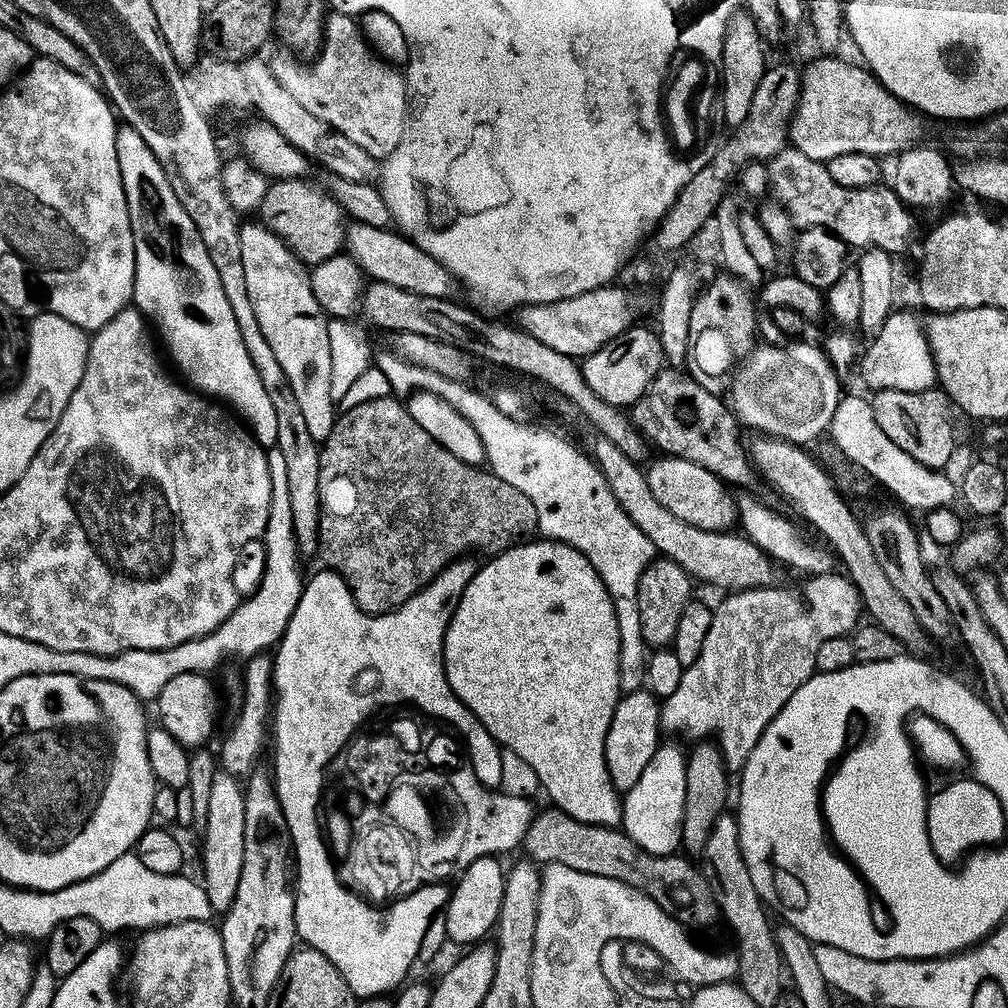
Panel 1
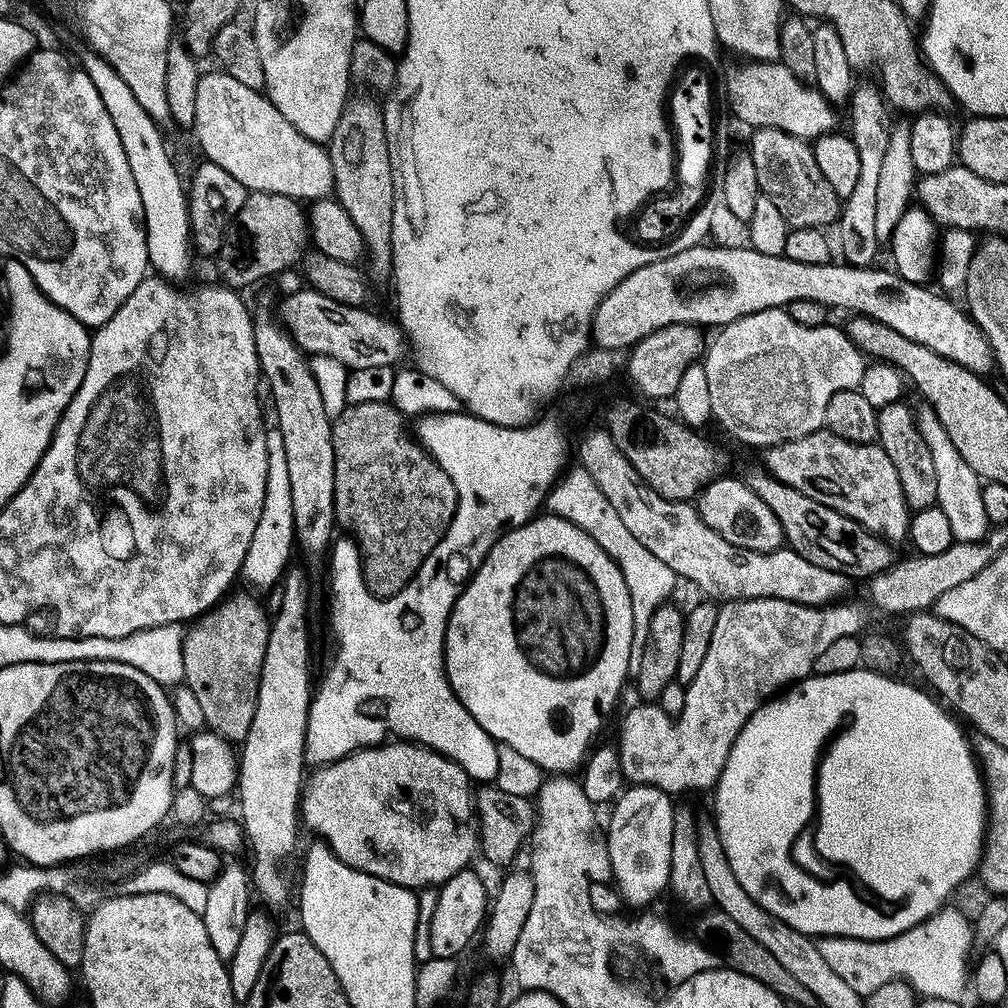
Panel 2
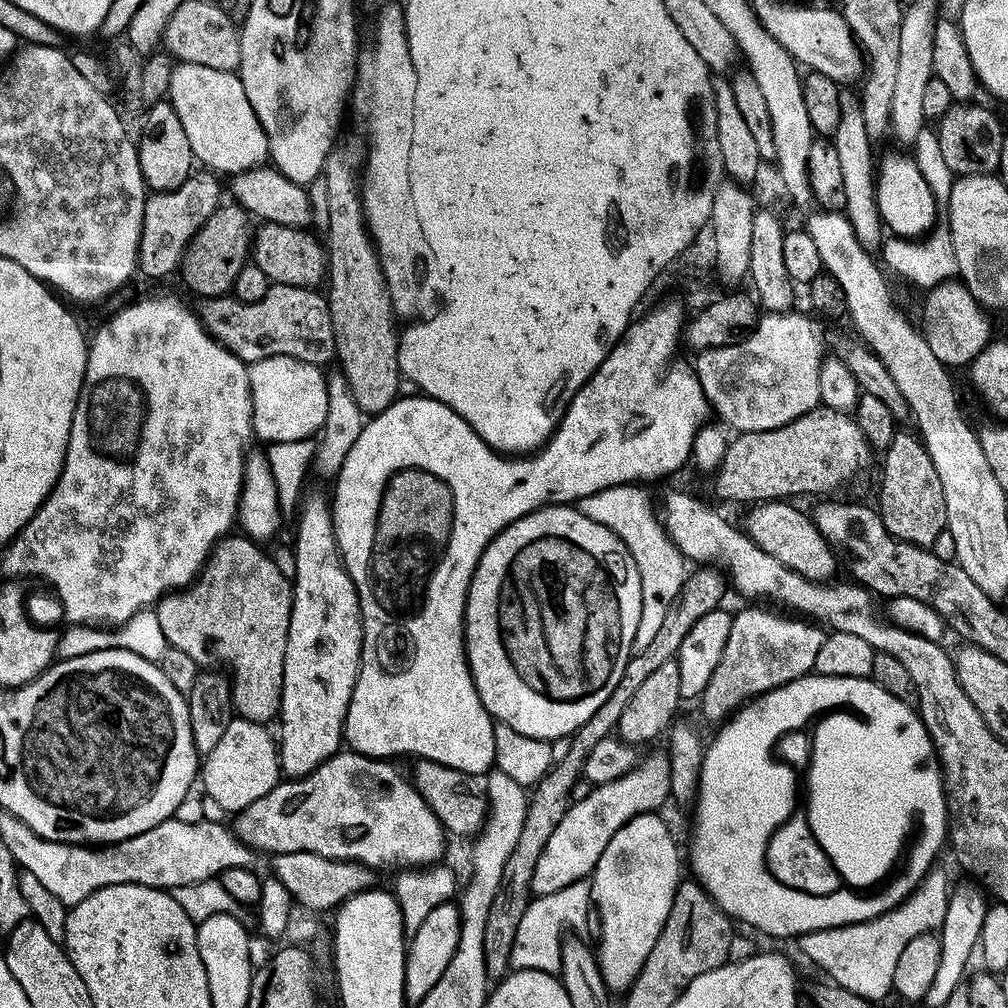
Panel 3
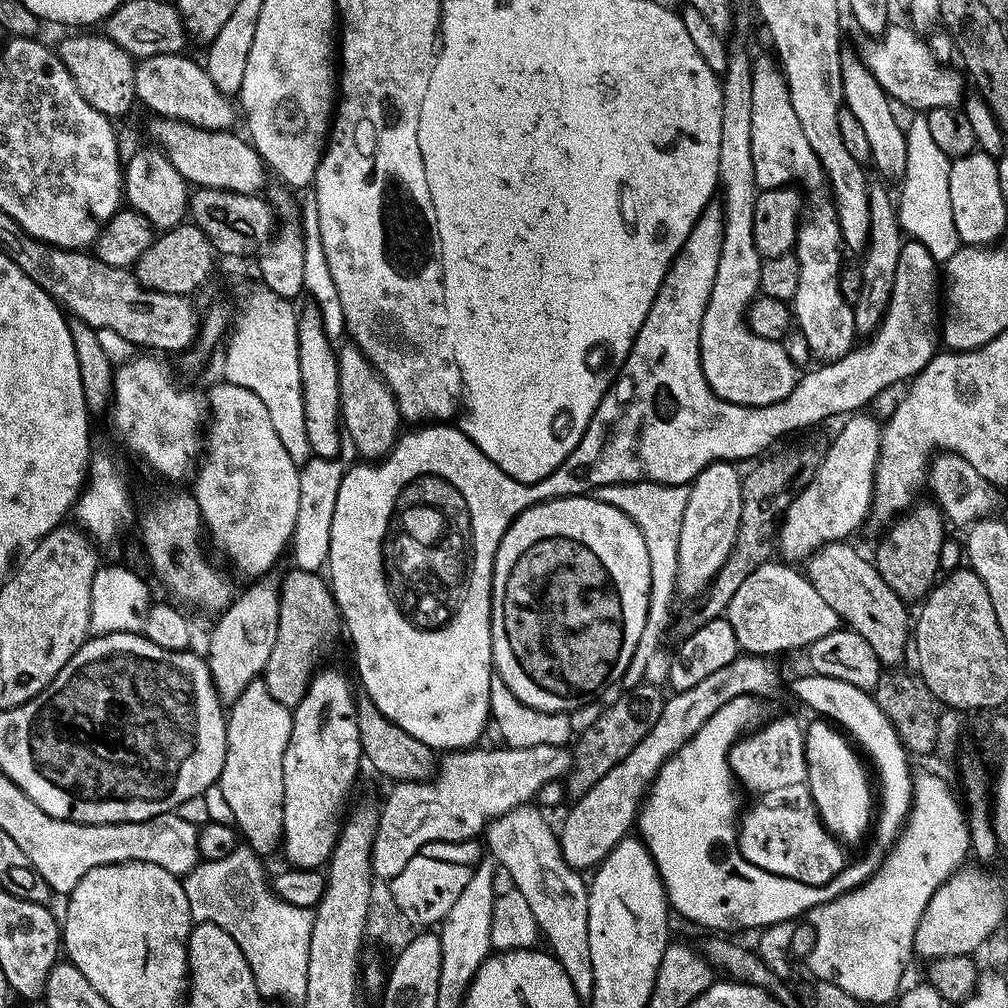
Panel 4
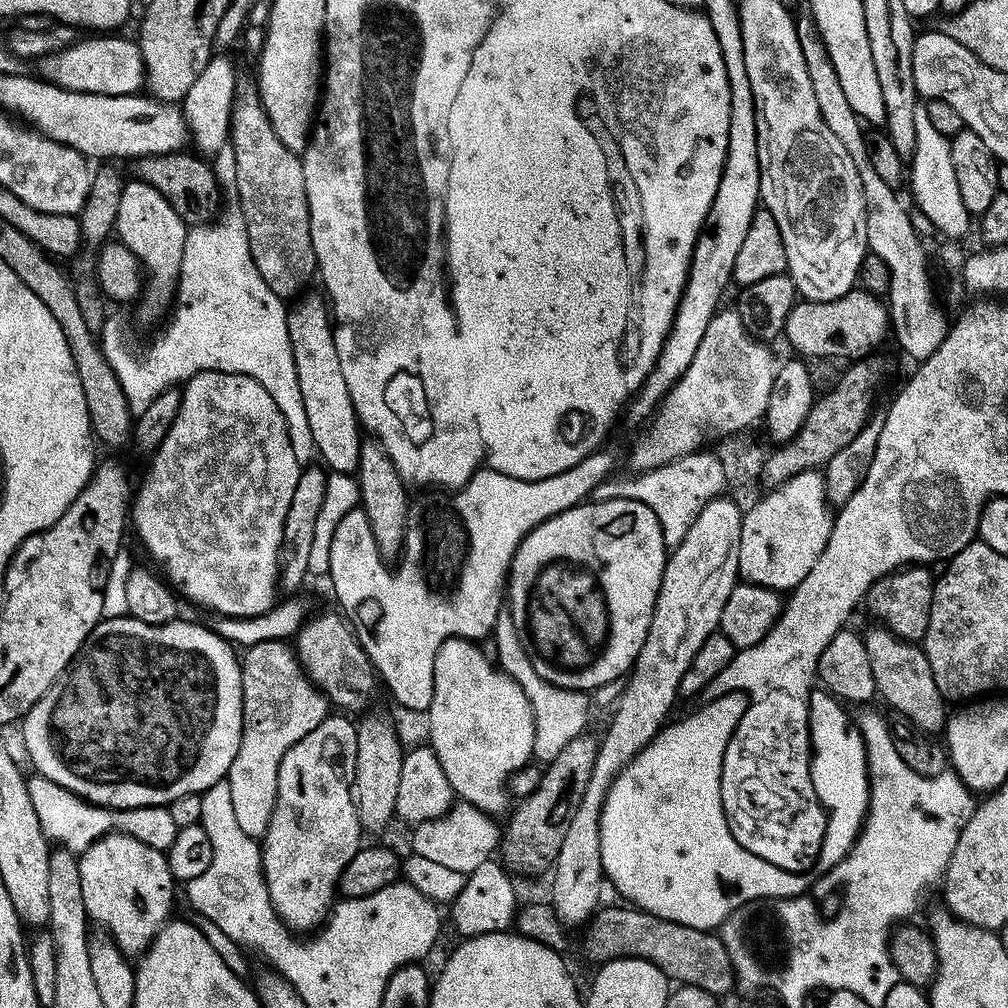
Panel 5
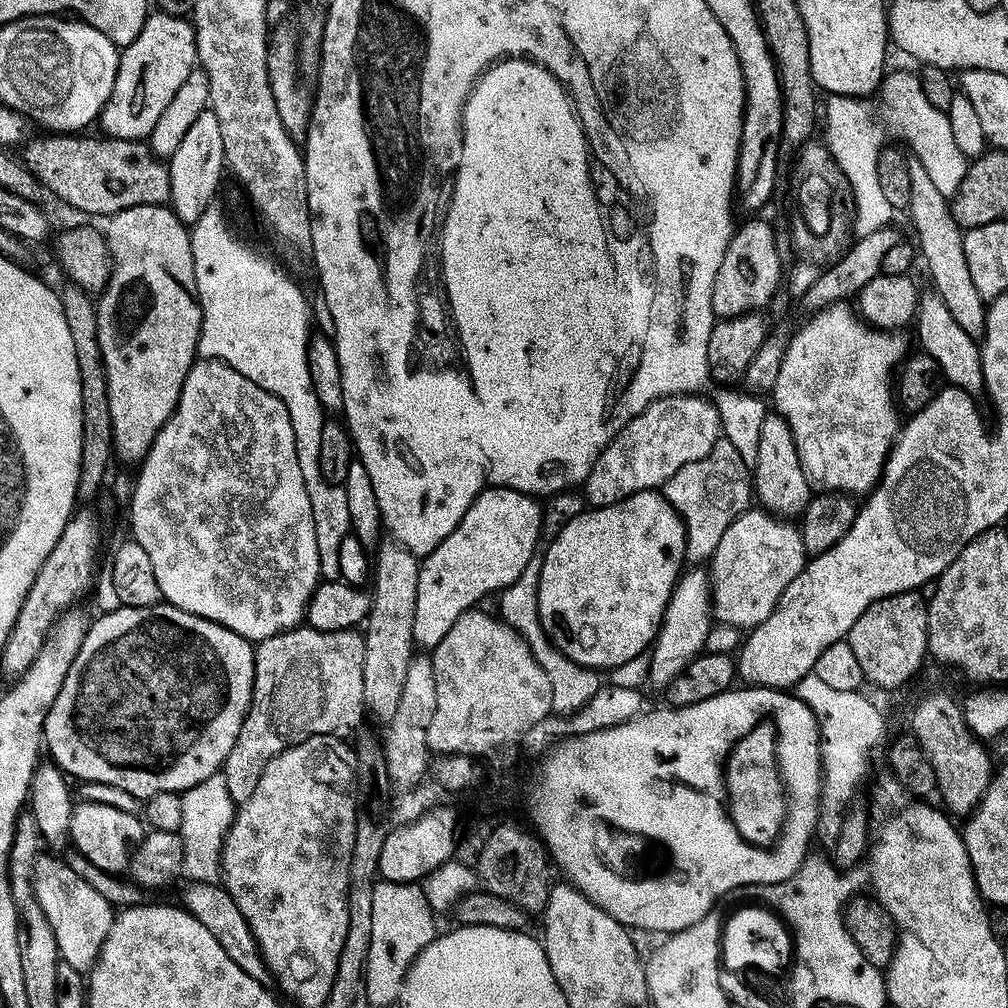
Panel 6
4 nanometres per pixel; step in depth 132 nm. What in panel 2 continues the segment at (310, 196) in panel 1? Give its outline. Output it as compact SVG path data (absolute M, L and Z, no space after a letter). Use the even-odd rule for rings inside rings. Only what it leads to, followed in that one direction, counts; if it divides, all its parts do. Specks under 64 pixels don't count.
M249 192L245 205L234 217L234 223L236 237L221 245L214 260L220 271L219 279L233 290L245 290L267 276L276 278L282 271L295 269L309 251L308 217L301 201L290 196Z

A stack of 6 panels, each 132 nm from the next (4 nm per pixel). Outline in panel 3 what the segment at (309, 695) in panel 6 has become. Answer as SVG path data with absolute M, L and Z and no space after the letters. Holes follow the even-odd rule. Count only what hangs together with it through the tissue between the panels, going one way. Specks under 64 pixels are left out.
M232 718L227 723L226 732L203 761L202 784L204 780L203 791L212 804L222 806L225 814L235 814L250 806L250 802L258 802L258 798L279 784L282 769L277 741L265 725L239 718Z

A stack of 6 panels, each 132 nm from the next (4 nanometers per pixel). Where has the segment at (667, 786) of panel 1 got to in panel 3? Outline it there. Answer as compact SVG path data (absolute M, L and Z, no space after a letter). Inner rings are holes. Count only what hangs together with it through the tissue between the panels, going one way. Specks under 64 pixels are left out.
M655 811L644 812L640 816L630 818L610 838L596 868L591 872L591 903L594 905L595 915L596 912L600 915L600 973L613 993L623 993L632 985L638 978L650 950L654 950L654 942L658 942L658 934L662 934L662 926L666 926L666 918L670 918L670 906L674 906L674 894L682 879L680 860L682 864L681 849L680 852L676 849L676 840L672 837L667 822Z

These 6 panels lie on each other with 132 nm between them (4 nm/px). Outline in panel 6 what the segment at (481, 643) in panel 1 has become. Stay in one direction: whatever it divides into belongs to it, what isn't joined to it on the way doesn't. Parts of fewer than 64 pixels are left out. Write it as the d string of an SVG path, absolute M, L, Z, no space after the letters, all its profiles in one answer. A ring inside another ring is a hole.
M660 490L635 492L616 504L587 511L566 521L544 556L542 552L538 614L546 634L575 664L597 670L620 668L635 656L643 657L660 631L664 611L686 564L684 520Z

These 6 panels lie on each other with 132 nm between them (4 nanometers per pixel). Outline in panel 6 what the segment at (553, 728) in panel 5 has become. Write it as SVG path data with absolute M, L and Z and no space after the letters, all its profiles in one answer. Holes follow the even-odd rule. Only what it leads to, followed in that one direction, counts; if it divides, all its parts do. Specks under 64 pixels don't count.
M533 558L522 570L522 574L510 586L506 586L499 593L500 619L506 621L511 628L520 633L521 638L530 646L534 658L538 658L538 666L546 670L546 678L550 678L550 690L552 691L552 712L556 714L571 714L578 711L598 690L602 687L601 673L595 668L587 668L581 664L575 664L546 634L546 630L540 621L538 614L538 578L540 577L540 560Z

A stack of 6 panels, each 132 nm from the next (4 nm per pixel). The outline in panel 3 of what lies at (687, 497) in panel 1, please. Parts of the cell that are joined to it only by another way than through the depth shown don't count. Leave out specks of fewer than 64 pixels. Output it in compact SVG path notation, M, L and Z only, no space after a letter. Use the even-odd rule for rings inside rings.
M779 500L757 503L748 516L747 535L763 552L770 554L770 558L778 558L782 566L802 574L807 580L831 581L835 577L832 575L836 572L837 553L816 528L811 515L807 511L799 512L792 504L795 503Z

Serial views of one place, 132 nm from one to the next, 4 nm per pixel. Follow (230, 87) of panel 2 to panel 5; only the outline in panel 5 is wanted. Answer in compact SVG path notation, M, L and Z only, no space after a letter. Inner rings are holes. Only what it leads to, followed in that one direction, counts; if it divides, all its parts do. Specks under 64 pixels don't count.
M98 34L94 40L80 38L75 44L39 61L43 79L70 92L89 92L107 96L130 96L145 87L145 62L135 39L123 40L120 34Z

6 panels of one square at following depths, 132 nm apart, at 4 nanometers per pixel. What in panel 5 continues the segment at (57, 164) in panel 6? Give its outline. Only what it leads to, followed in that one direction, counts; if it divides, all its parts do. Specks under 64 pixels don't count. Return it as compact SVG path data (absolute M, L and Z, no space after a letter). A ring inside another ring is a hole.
M181 150L161 156L139 157L135 161L135 175L144 183L154 186L162 194L162 198L166 198L166 202L170 202L170 206L174 206L174 210L184 219L185 224L189 226L207 224L217 211L215 208L220 204L222 189L216 180L211 163L199 155L187 156L186 153L187 151Z

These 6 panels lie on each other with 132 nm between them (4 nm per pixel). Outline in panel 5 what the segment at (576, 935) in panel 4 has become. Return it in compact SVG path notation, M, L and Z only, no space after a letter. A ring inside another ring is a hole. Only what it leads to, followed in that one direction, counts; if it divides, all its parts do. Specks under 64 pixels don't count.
M451 636L446 642L442 642L442 646L438 646L438 654L434 654L434 690L432 691L432 701L426 713L426 719L428 719L427 743L434 750L438 762L442 762L442 770L446 770L446 778L450 782L453 793L461 801L473 804L474 807L482 812L497 814L496 812L502 811L504 807L506 807L505 809L509 807L510 795L507 789L509 777L512 777L519 768L533 759L534 714L532 713L530 702L522 690L522 686L518 686L518 682L514 682L514 678L506 675L504 669L494 663L493 657L489 653L488 657L480 647L479 643L463 640L460 636Z

